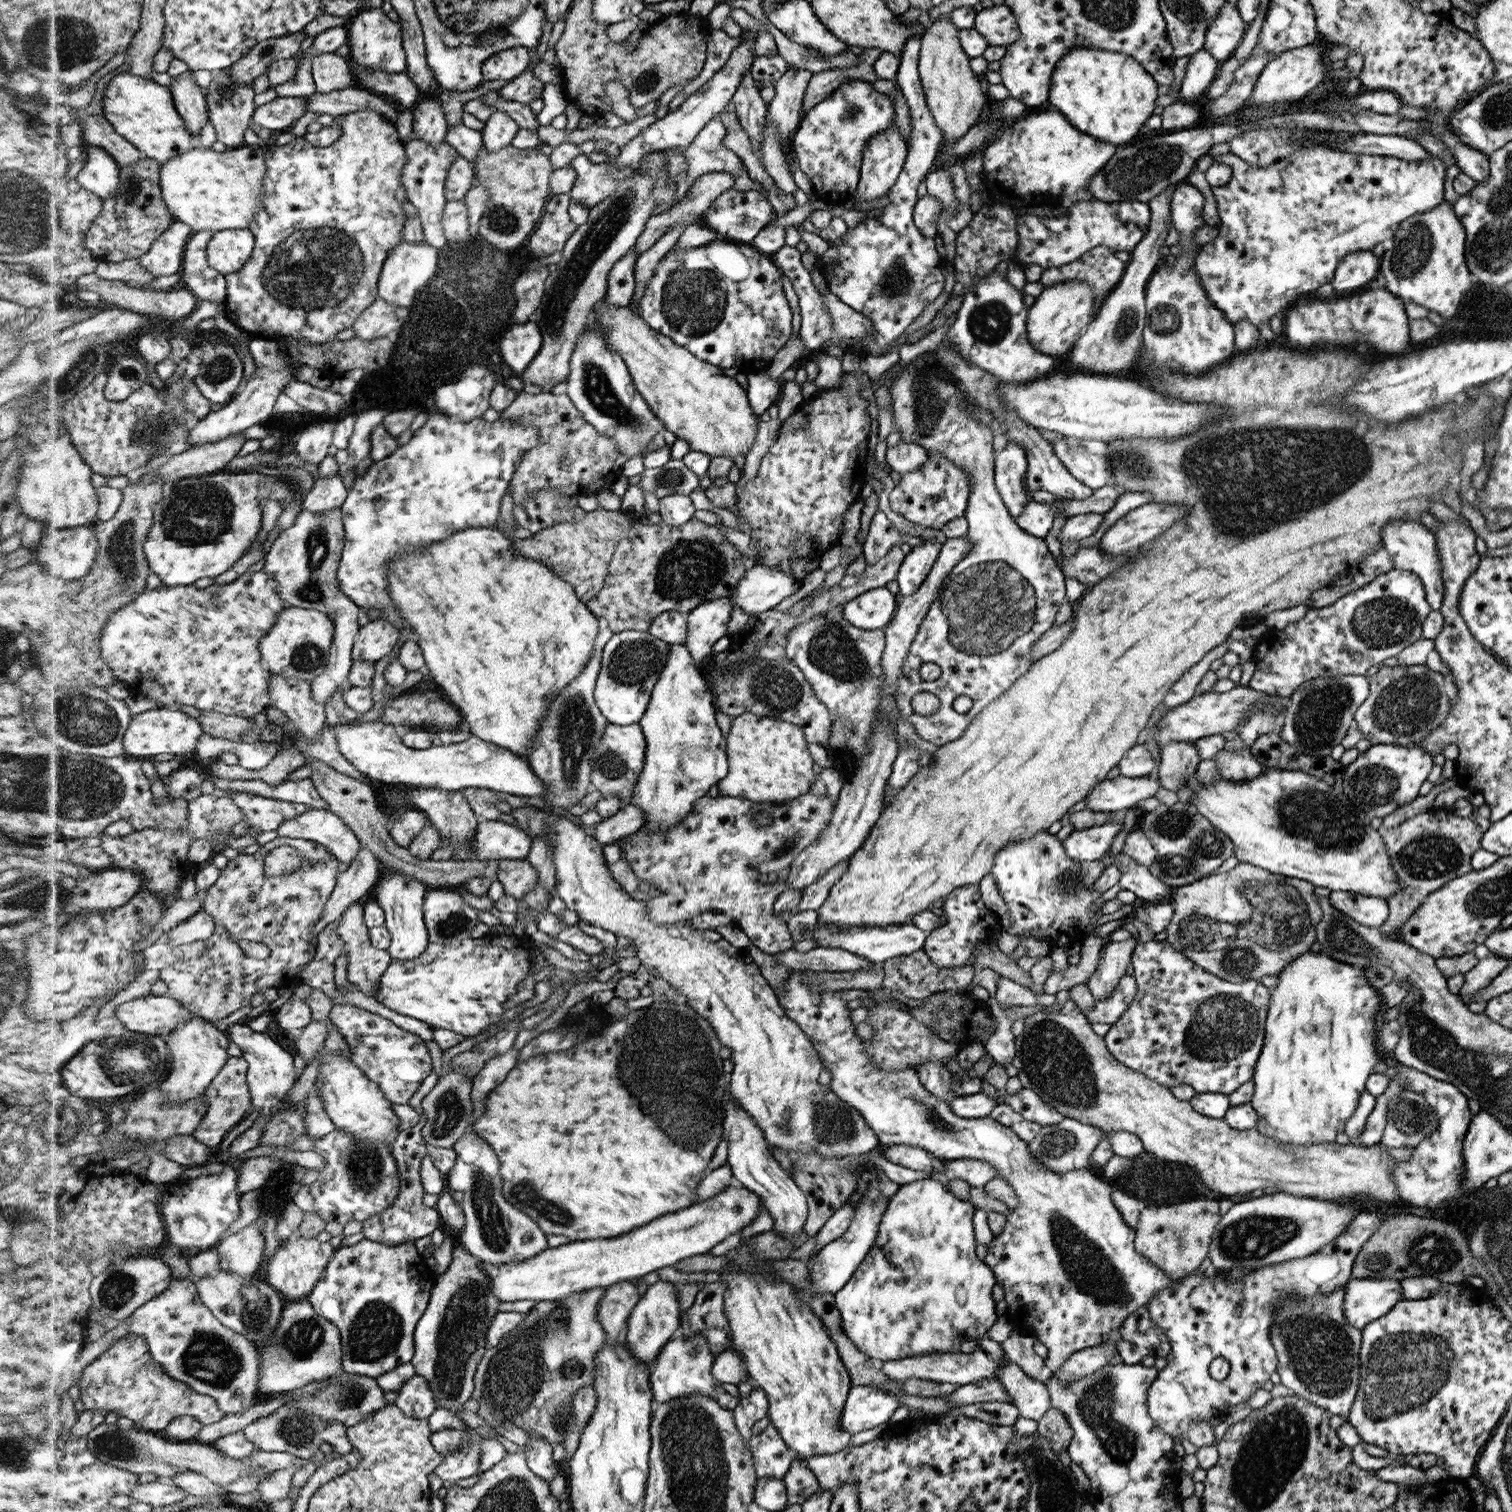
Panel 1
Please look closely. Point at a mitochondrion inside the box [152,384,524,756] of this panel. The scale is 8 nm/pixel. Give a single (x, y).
(201, 512)

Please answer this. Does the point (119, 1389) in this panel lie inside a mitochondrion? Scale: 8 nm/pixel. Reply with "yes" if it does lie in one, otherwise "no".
no

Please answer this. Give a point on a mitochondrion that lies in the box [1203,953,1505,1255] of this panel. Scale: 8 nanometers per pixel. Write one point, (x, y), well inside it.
(1409, 1117)

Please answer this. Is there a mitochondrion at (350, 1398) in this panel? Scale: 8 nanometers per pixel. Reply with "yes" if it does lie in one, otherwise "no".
yes

